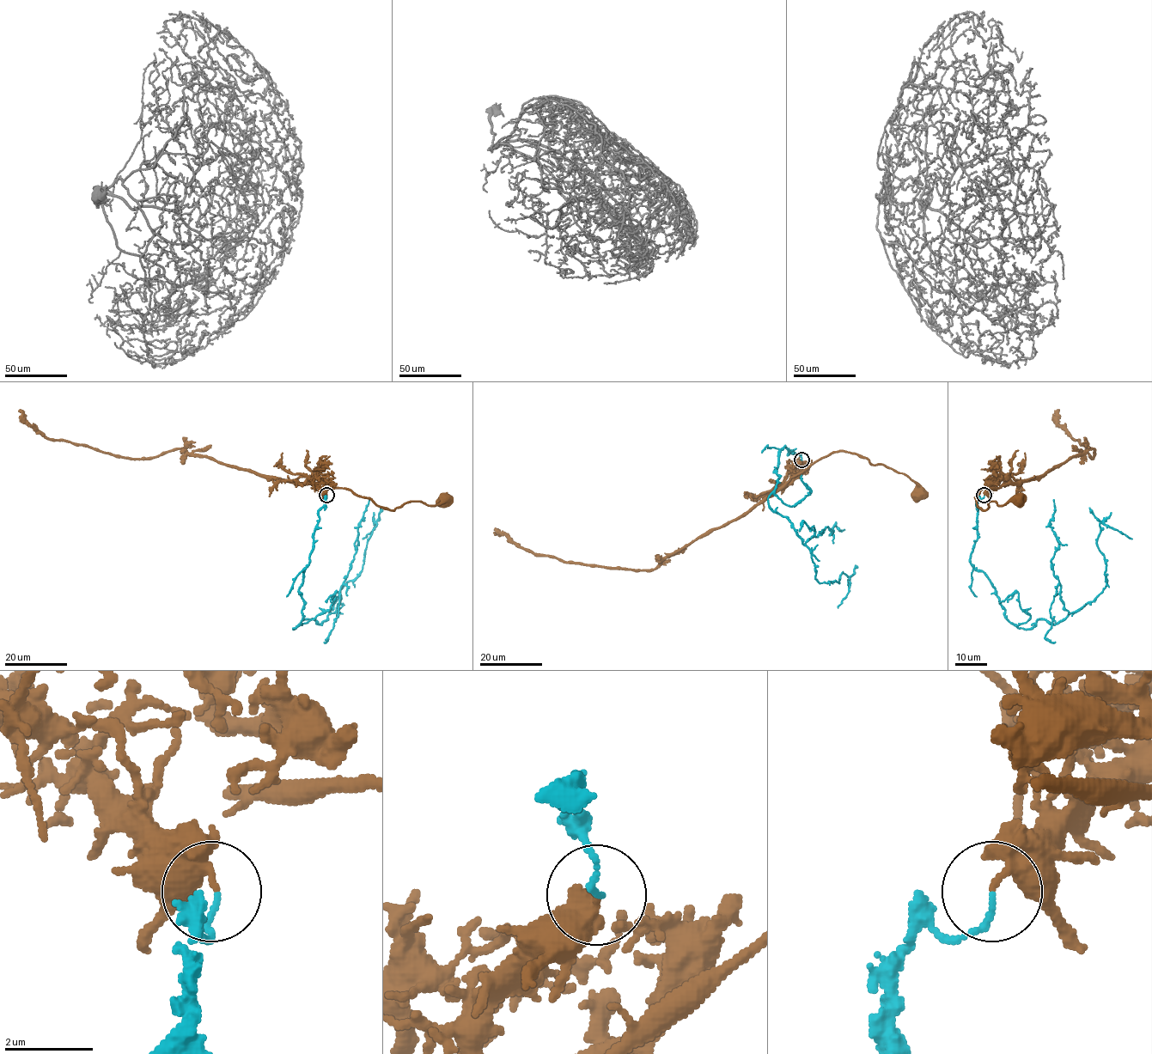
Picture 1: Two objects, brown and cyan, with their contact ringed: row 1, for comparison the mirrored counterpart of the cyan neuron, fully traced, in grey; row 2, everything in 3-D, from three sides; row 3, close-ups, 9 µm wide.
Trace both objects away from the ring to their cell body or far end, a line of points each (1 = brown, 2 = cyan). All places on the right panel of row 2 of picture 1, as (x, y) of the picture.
1: (984, 495), (1006, 479), (1001, 487), (983, 488), (977, 505), (986, 509), (990, 501), (1018, 500)
2: (984, 495), (970, 563), (1019, 628), (1039, 619), (1059, 623), (1103, 590), (1100, 524), (1131, 539)

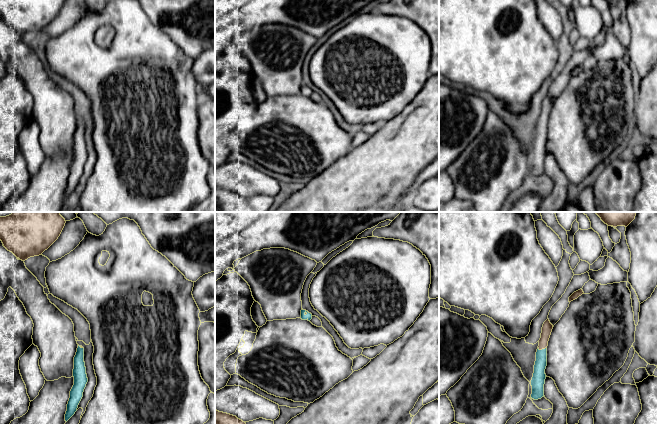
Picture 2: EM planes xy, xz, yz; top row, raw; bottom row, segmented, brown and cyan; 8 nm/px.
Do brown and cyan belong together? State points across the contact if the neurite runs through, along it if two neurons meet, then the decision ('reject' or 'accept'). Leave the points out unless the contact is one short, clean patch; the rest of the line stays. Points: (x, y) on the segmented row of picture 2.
reject

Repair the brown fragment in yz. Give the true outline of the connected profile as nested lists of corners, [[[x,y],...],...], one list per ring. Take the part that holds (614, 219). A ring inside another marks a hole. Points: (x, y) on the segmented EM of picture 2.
[[[595,212],[608,226],[627,227],[636,216],[637,212]]]

